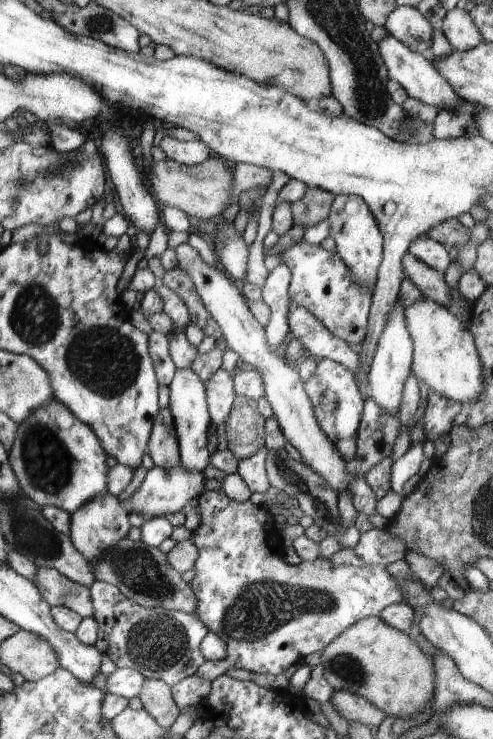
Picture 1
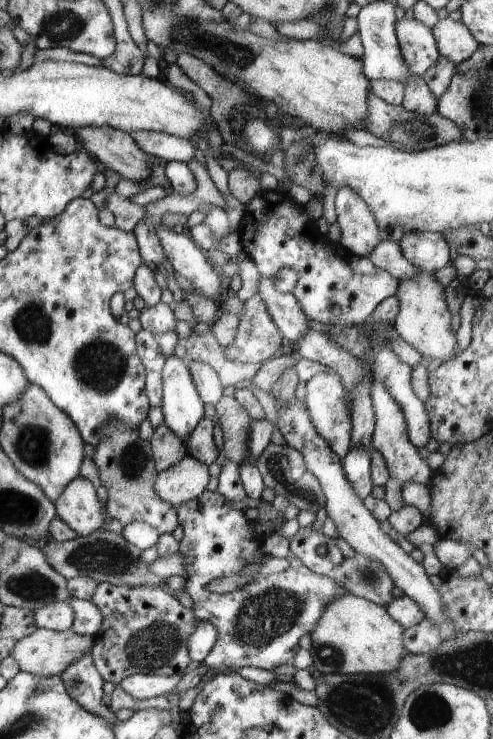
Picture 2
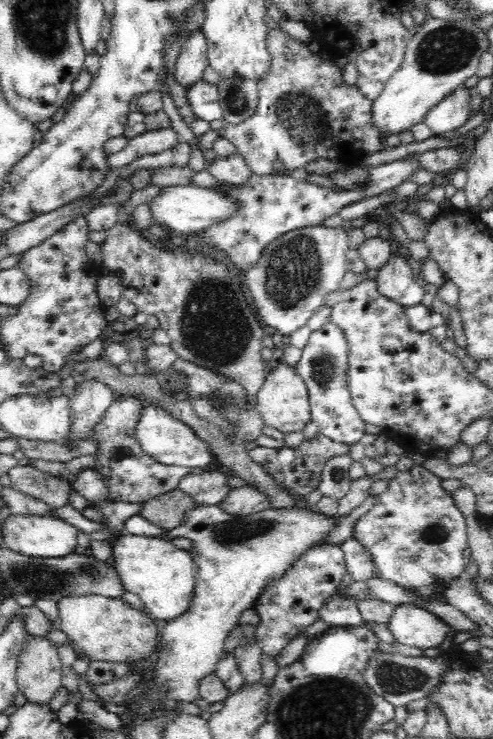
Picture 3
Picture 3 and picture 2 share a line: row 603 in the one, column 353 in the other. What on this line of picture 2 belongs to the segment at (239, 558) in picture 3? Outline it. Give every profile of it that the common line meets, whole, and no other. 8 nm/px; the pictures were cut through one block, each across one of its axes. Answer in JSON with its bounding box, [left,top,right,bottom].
[335,187,381,257]

